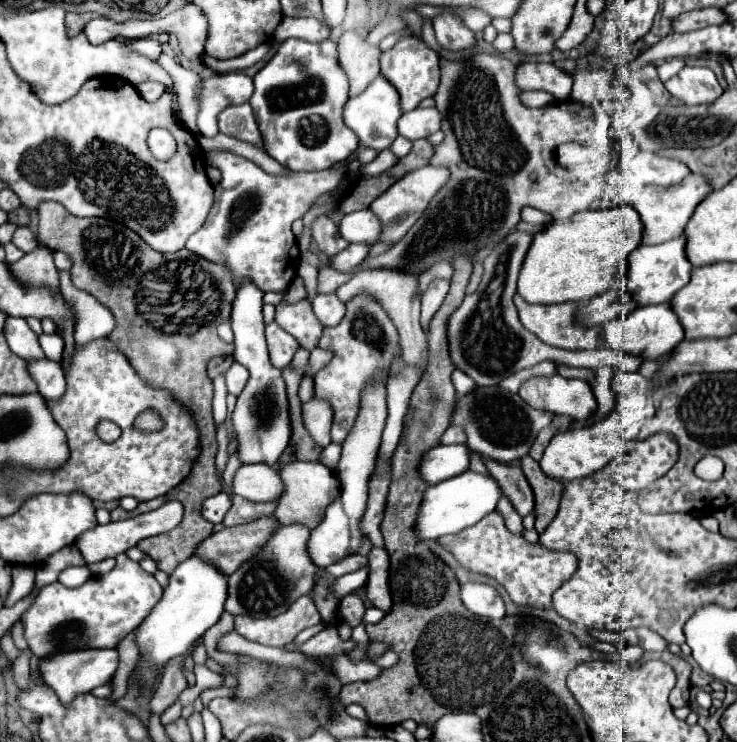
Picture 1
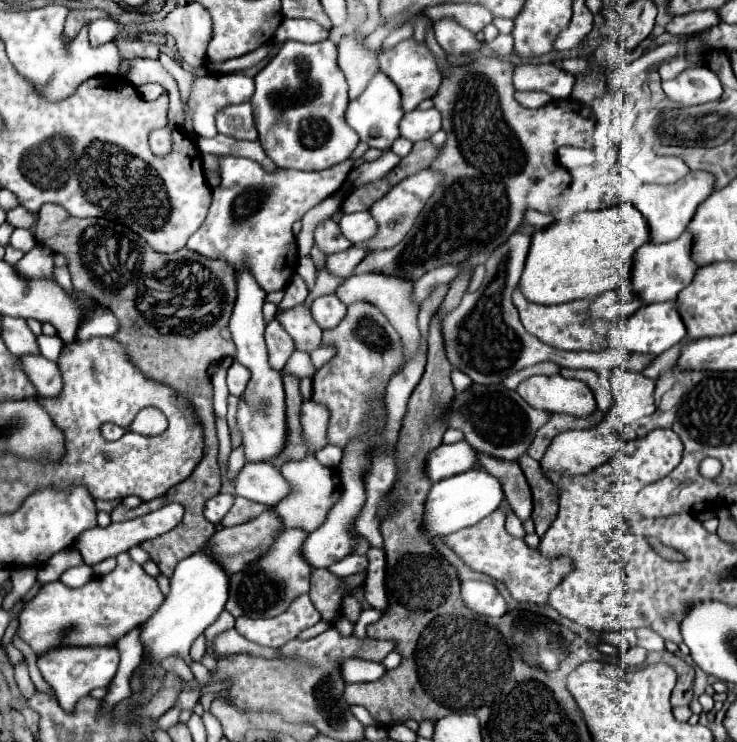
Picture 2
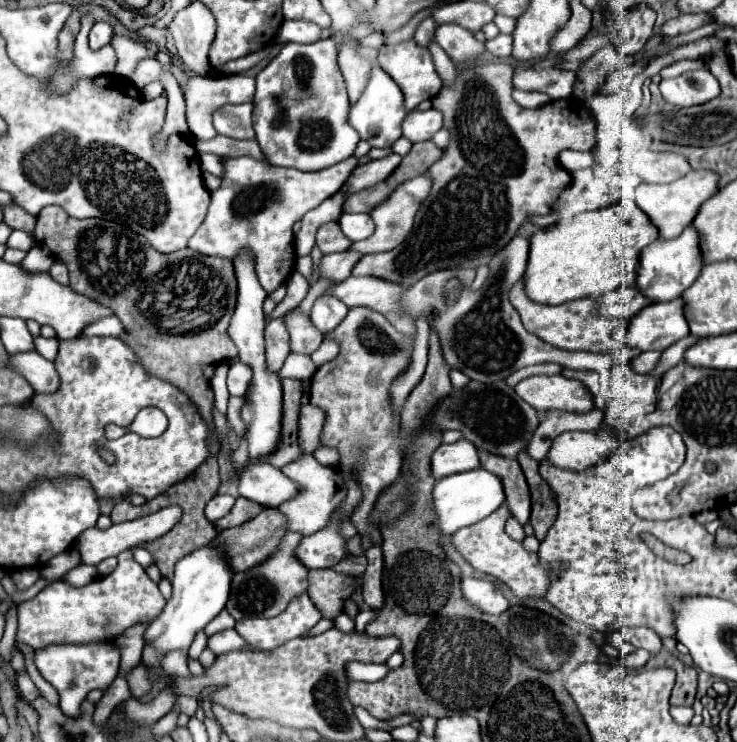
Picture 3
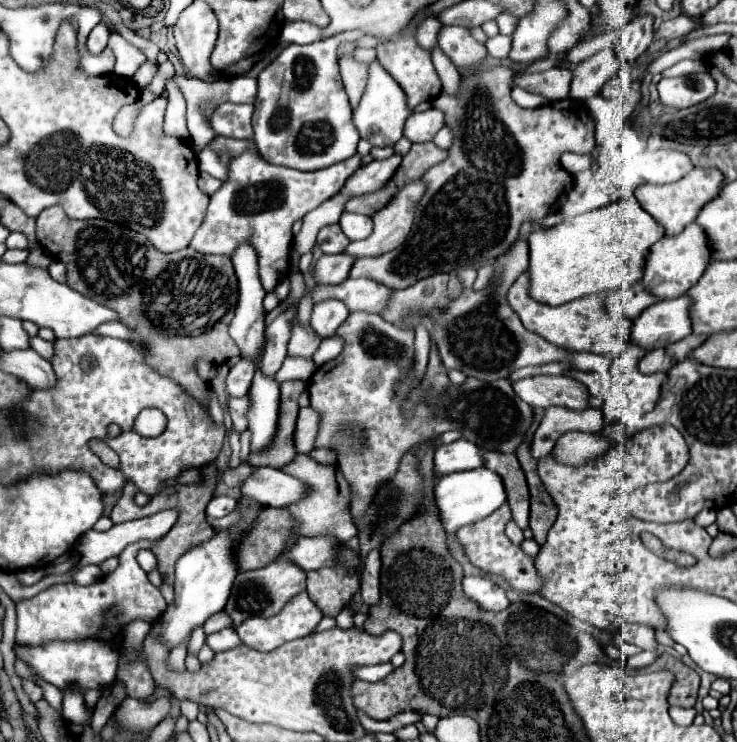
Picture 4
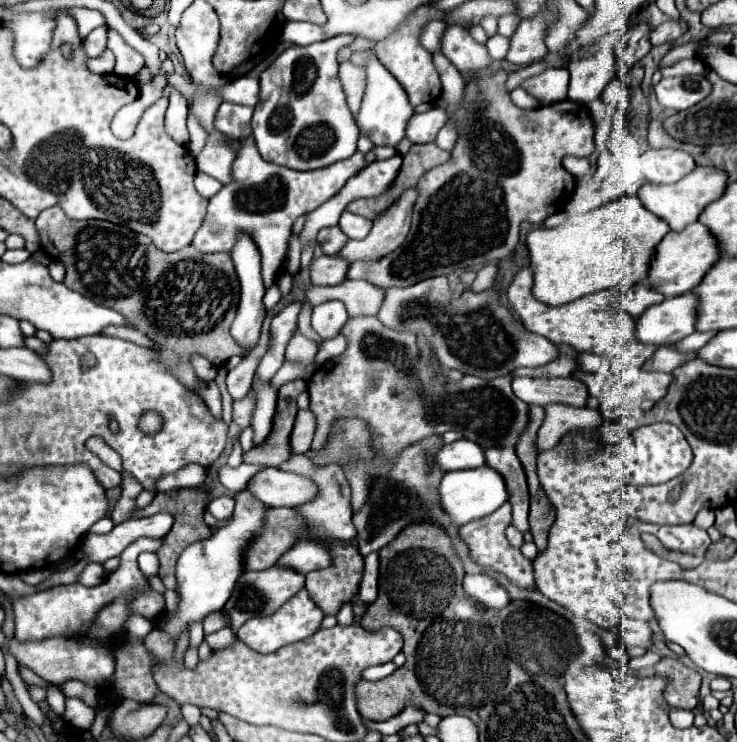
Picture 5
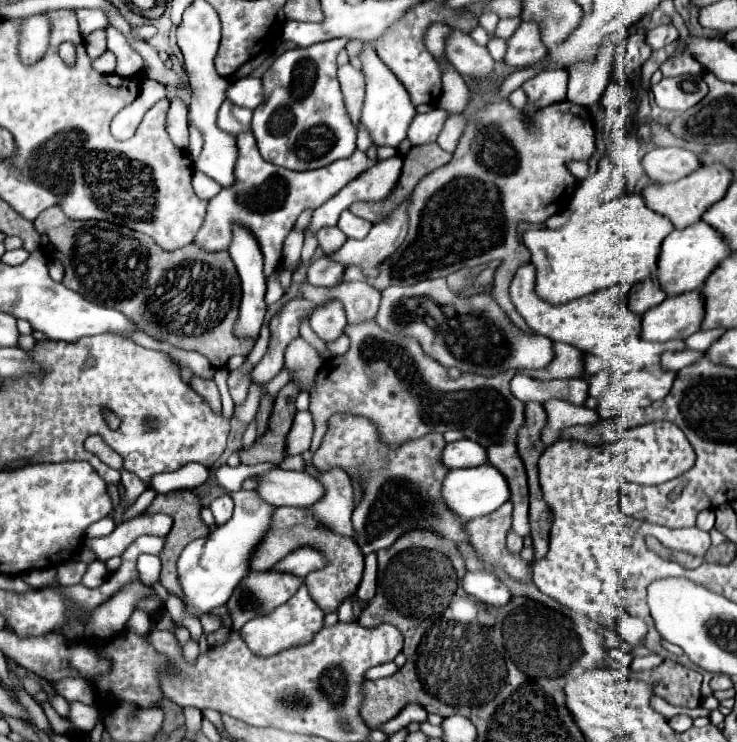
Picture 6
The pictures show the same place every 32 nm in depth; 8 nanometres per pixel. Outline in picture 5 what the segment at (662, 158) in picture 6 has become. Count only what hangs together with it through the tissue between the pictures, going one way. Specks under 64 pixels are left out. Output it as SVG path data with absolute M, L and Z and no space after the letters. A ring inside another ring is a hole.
M678 148L648 150L640 156L640 170L654 184L678 182L682 176L690 174L696 168L696 162L690 152Z

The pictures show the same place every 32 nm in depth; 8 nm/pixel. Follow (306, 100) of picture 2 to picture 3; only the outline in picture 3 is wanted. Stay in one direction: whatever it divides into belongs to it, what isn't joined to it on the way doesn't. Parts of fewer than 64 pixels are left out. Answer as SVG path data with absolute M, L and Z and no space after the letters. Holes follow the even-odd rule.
M326 38L314 44L286 44L258 74L254 96L254 130L264 158L274 166L322 170L350 158L360 142L348 122L350 102L338 68L338 42Z

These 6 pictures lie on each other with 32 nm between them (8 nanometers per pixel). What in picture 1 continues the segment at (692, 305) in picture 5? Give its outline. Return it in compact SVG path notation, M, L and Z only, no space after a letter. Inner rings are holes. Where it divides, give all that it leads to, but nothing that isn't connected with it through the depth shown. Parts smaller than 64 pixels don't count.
M654 304L654 306L640 306L628 316L622 316L618 320L612 320L604 326L604 348L622 350L626 354L640 354L648 360L654 360L668 350L672 350L680 340L684 340L684 328L678 320L678 316L672 312L670 304Z

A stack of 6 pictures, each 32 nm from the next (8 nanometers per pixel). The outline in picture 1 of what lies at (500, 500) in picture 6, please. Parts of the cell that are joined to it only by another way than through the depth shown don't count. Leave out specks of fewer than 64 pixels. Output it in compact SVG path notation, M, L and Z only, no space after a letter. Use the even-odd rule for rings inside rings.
M468 470L454 478L442 480L430 486L428 492L424 494L420 516L416 522L416 534L420 534L422 540L434 540L446 534L456 534L480 522L486 514L494 512L500 498L502 498L502 490L490 474L478 474L478 472Z

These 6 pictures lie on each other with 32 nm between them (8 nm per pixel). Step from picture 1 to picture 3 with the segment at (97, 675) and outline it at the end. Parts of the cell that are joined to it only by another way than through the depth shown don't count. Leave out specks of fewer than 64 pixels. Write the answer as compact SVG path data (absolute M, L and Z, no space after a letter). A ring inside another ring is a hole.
M50 644L44 650L34 650L34 664L38 672L58 690L60 710L76 718L80 716L80 704L94 688L108 688L120 668L120 652L114 644Z

